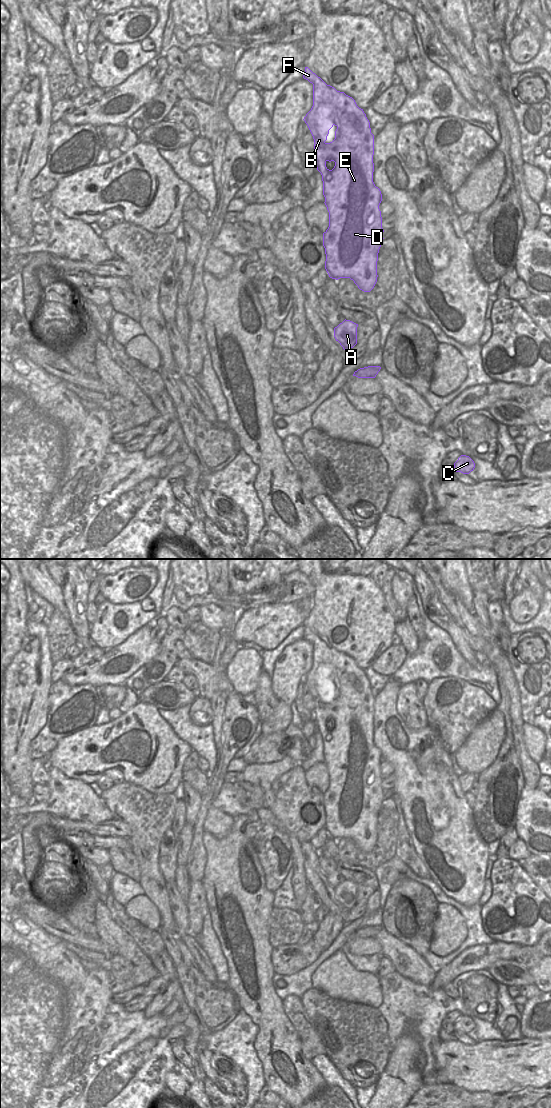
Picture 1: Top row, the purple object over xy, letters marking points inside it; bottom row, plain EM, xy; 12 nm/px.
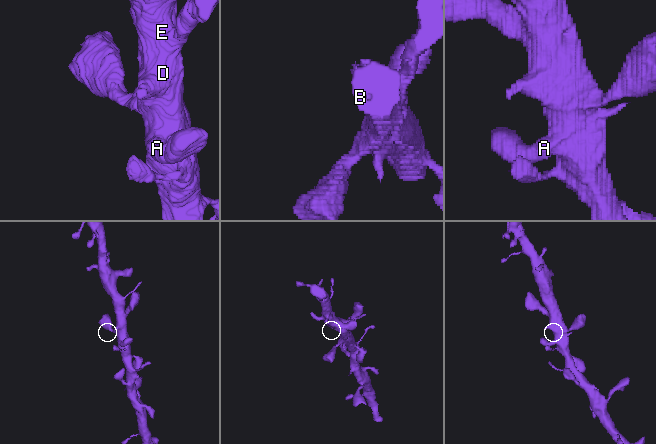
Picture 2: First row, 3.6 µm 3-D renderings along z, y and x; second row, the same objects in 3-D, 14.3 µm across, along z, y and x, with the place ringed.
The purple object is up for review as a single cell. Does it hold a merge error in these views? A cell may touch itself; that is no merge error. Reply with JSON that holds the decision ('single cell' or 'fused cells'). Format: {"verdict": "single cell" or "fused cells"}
{"verdict": "single cell"}

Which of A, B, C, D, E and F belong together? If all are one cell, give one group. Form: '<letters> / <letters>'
A B C D E F

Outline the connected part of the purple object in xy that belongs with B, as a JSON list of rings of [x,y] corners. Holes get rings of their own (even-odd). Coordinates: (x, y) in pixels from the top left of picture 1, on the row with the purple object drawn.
[[[305,67],[303,78],[313,84],[313,106],[304,117],[313,139],[313,161],[322,175],[323,195],[325,205],[329,212],[329,227],[323,233],[323,246],[325,248],[325,269],[332,279],[350,278],[364,292],[370,292],[377,282],[378,253],[383,241],[382,217],[379,205],[382,194],[373,182],[374,172],[374,135],[371,133],[370,122],[363,109],[359,108],[355,100],[344,92],[337,91],[327,85],[320,77]],[[336,126],[335,139],[326,143],[329,130]],[[334,161],[332,170],[326,167],[326,162]]]

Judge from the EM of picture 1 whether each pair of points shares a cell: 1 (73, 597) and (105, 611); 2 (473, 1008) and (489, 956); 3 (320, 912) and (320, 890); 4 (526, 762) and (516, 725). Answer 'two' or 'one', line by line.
1: two
2: two
3: two
4: one

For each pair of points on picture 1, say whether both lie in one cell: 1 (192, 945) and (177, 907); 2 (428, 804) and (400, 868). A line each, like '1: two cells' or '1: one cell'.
1: two cells
2: two cells

